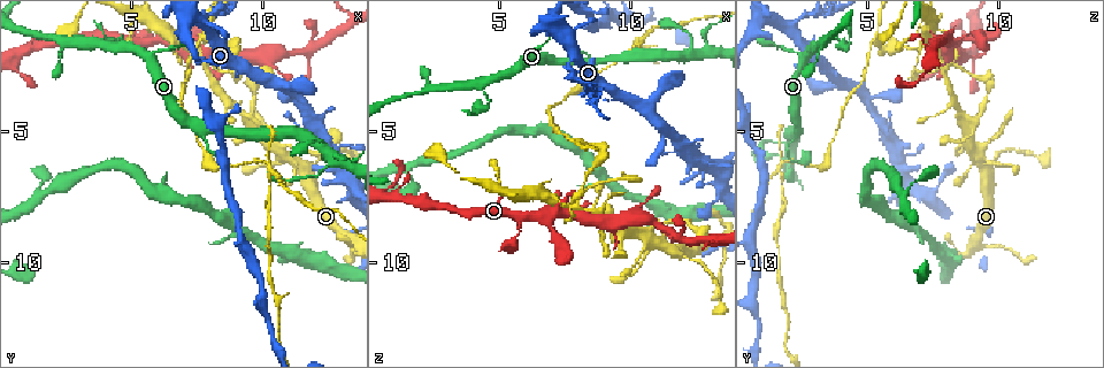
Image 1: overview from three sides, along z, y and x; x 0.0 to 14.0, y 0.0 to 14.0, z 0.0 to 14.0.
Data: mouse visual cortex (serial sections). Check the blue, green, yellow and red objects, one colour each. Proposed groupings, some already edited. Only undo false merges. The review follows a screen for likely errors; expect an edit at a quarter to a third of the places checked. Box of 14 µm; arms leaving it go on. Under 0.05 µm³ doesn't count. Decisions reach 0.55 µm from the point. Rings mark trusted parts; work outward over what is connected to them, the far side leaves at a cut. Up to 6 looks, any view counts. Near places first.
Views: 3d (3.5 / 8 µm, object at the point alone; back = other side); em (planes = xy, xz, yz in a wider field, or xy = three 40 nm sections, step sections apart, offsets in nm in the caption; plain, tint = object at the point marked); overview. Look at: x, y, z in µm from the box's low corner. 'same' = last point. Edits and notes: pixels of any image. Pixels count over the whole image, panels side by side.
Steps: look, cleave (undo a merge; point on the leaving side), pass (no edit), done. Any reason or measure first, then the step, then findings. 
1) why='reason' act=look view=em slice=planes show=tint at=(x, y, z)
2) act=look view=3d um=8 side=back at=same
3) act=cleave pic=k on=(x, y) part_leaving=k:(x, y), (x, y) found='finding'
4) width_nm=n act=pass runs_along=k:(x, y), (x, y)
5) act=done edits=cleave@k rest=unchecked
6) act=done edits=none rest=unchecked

why='two arms in line, one across' act=look view=3d um=8 at=(7.8, 1.0, 2.1)

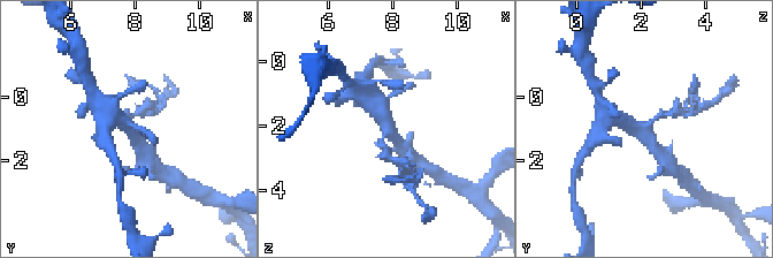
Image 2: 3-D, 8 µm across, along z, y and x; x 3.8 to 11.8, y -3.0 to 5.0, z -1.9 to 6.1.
act=look view=3d um=3.5 at=(7.8, 1.1, 2.1)

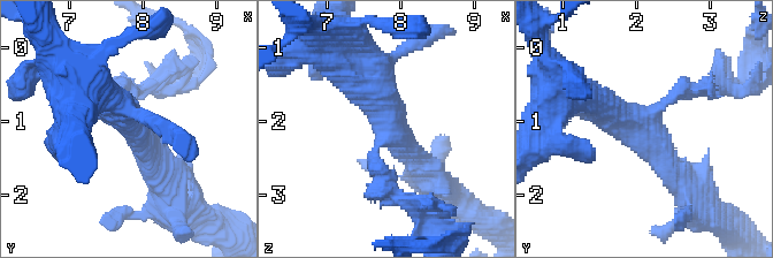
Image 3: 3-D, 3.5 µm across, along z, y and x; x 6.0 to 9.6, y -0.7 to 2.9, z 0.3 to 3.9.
why='now the EM' act=look view=em slice=xy step=1 show=tint at=(7.90, 1.10, 2.10)

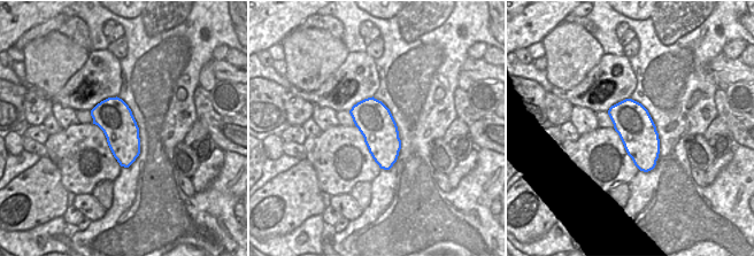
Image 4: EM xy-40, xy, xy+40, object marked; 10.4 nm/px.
act=cleave pic=3 on=(392, 183) part_leaving=3:(375, 149), (421, 235) found='a second cell is stuck on'

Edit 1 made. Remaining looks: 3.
why='three-way junction' act=look view=3d um=3.5 side=back at=(9.5, 4.6, 8.9)

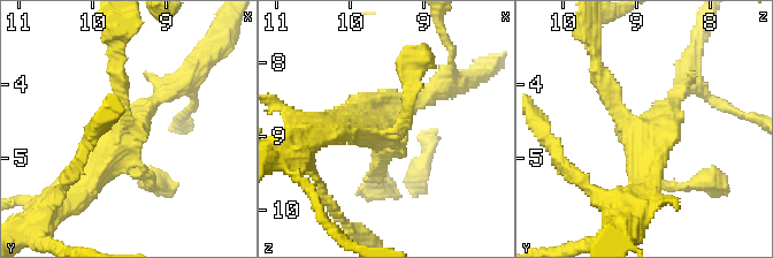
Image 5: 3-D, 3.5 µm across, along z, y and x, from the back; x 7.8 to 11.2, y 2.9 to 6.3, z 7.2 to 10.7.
act=look view=em slice=planes show=tint at=(9.55, 4.70, 8.95)

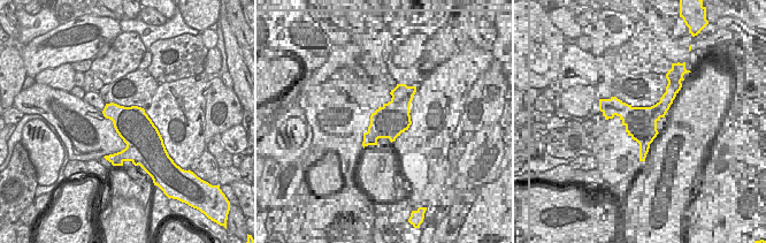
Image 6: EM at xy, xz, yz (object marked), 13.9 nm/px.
act=pass found='continuous, no second cell'

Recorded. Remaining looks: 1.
act=done edits=cleave@3 rest=unchecked

